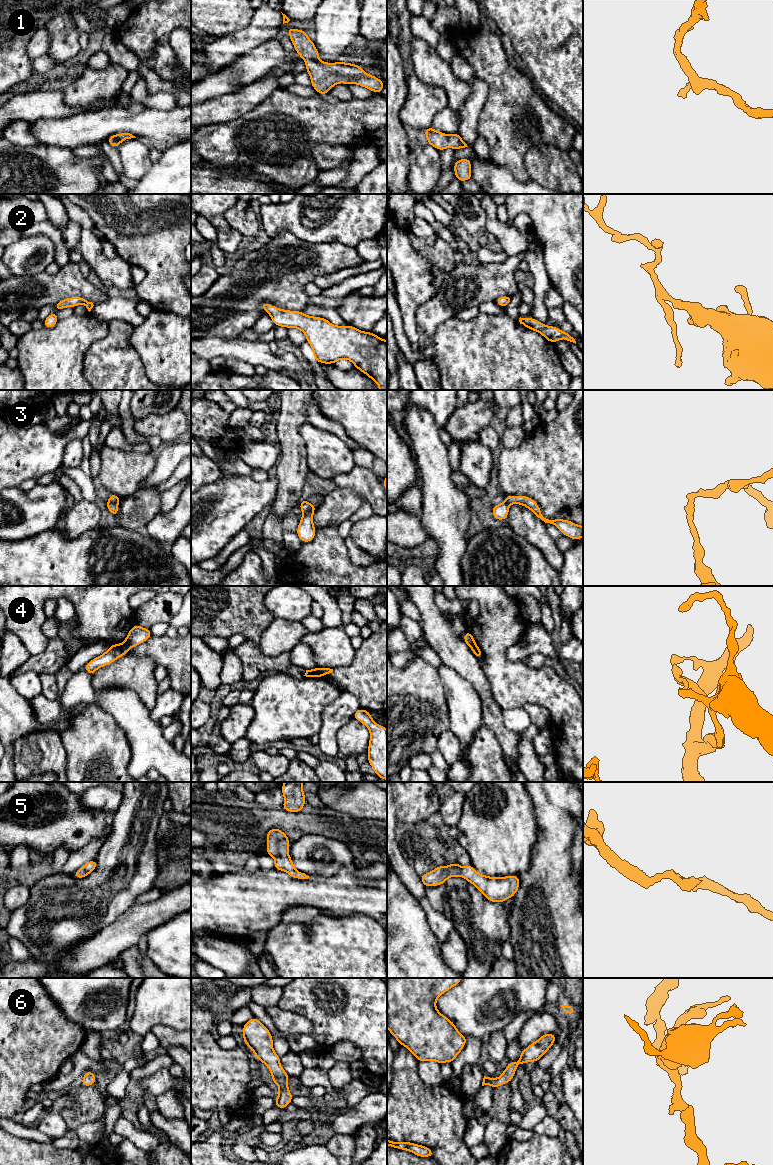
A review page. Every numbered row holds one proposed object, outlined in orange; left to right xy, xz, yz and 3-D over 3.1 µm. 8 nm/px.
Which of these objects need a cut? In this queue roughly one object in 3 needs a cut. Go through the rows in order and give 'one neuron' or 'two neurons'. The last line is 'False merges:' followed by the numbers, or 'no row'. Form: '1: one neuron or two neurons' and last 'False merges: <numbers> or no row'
1: one neuron
2: one neuron
3: two neurons
4: two neurons
5: one neuron
6: one neuron
False merges: 3, 4

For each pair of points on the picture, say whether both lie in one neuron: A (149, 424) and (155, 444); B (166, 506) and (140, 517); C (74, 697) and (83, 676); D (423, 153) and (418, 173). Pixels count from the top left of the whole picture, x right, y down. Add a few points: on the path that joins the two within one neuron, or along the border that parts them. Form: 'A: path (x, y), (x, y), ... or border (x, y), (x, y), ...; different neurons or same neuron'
A: border (143, 435), (158, 436), (163, 444); different neurons
B: border (161, 493), (161, 507), (159, 511); different neurons
C: path (75, 692), (79, 688), (81, 681); same neuron
D: path (423, 158), (423, 168); same neuron

